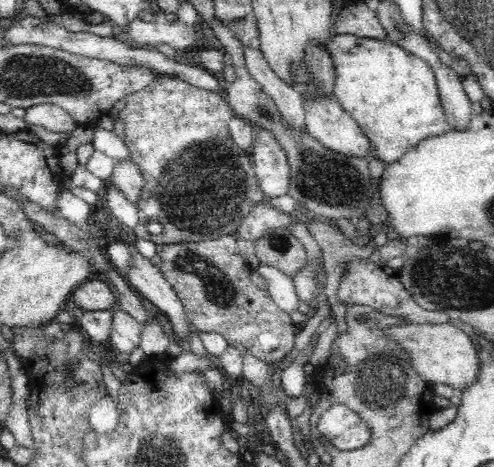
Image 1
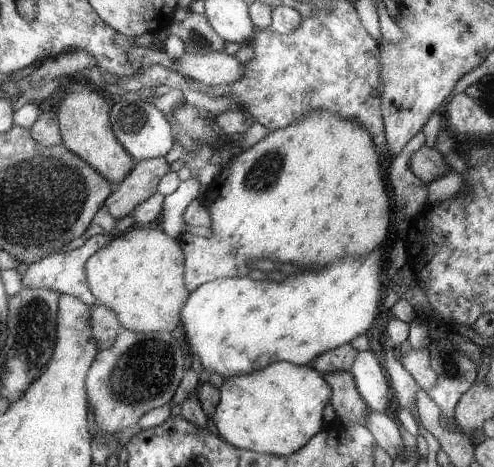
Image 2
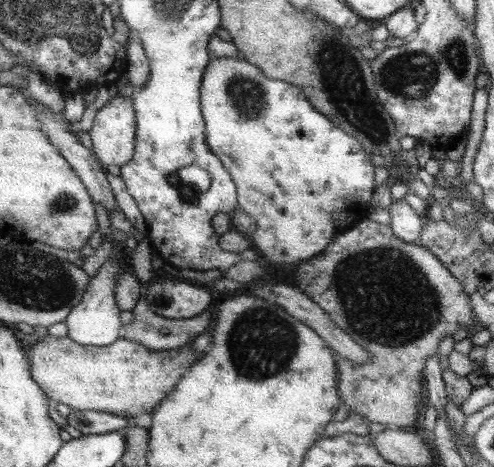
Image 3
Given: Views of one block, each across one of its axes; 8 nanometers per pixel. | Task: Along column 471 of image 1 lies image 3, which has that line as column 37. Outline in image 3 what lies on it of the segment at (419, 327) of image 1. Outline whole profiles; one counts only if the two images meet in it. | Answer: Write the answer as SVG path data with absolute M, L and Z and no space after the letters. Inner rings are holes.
M43 336L35 340L27 348L29 358L29 374L33 382L41 386L41 390L59 404L67 404L73 410L99 410L119 416L137 416L145 410L153 410L161 404L161 400L177 386L181 374L185 374L197 360L191 348L183 346L179 350L163 350L163 352L149 352L145 346L135 344L131 340L117 340L111 346L81 346L69 336Z

